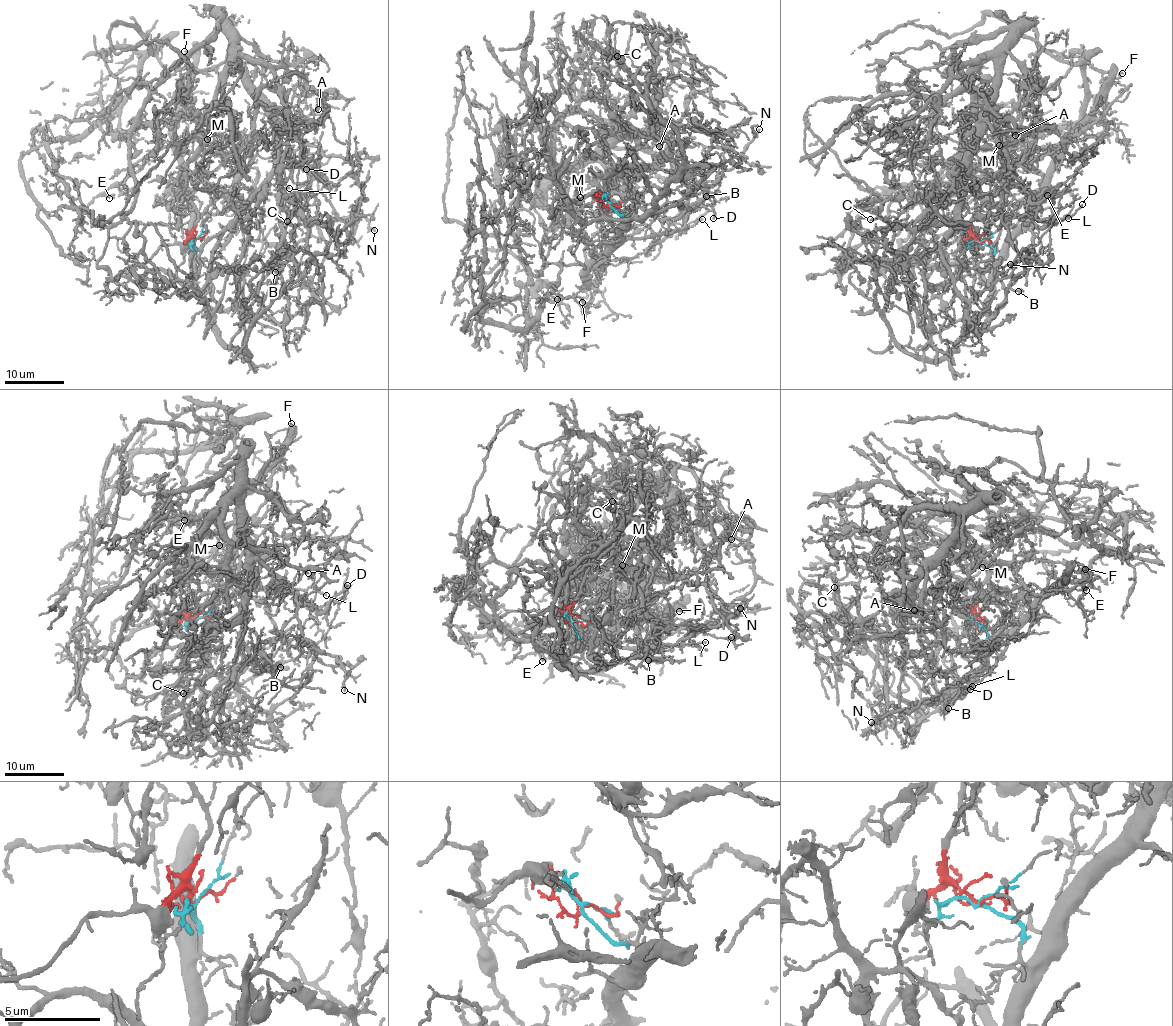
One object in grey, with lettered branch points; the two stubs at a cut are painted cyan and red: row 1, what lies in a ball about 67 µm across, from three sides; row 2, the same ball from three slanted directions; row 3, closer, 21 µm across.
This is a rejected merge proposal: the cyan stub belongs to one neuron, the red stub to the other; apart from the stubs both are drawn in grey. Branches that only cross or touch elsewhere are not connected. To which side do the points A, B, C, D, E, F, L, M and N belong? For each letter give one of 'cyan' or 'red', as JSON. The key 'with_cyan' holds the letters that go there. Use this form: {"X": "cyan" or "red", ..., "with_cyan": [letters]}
{"A": "red", "B": "cyan", "C": "red", "D": "cyan", "E": "cyan", "F": "cyan", "L": "cyan", "M": "red", "N": "cyan", "with_cyan": ["B", "D", "E", "F", "L", "N"]}

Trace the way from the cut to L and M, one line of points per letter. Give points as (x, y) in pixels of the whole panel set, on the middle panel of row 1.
L: (610, 202), (620, 215), (625, 214), (627, 218), (618, 225), (625, 239), (687, 229), (703, 218)
M: (610, 202), (597, 191), (574, 200), (563, 196), (557, 166), (558, 181), (572, 206), (580, 197)

